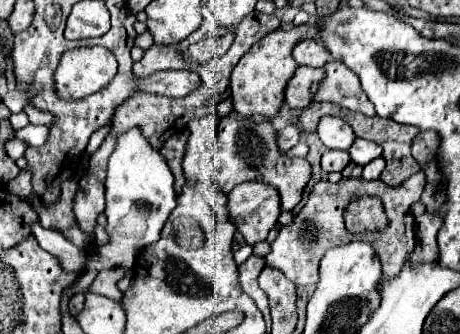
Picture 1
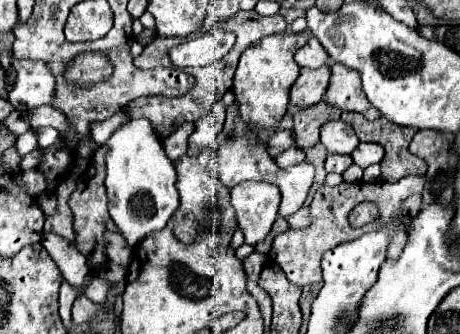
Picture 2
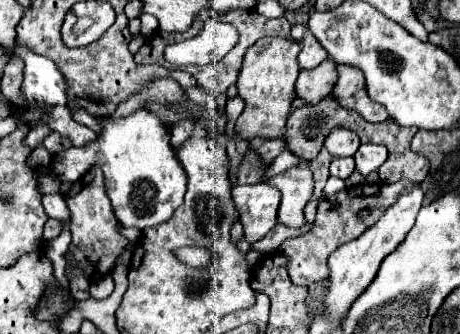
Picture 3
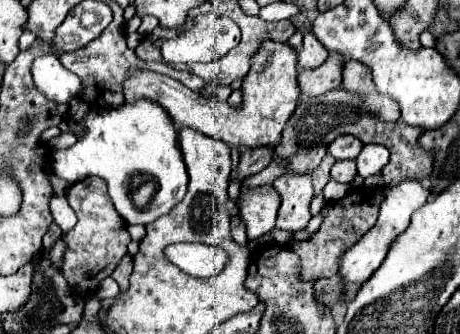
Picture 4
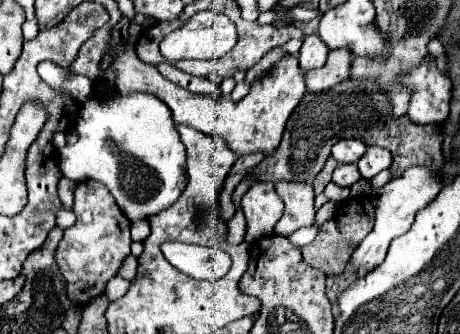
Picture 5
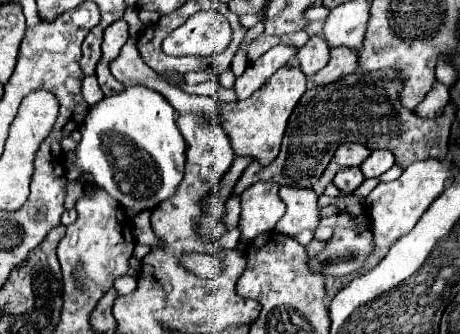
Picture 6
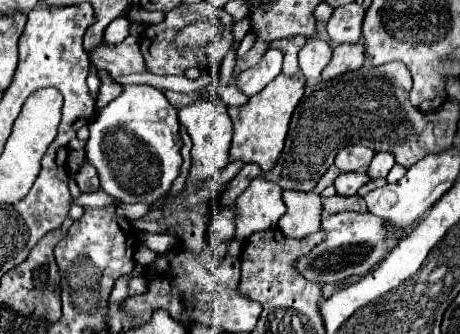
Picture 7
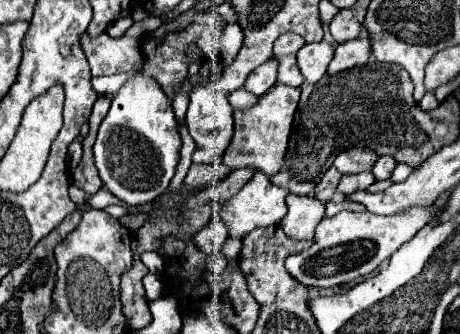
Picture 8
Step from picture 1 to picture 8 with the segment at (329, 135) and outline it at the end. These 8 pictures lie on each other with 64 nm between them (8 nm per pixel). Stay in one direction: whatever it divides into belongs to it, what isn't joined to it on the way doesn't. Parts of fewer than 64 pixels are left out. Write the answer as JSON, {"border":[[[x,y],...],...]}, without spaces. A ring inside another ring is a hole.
{"border":[[[350,148],[336,156],[334,166],[340,174],[360,174],[366,170],[372,170],[372,164],[376,164],[378,154],[370,148]]]}

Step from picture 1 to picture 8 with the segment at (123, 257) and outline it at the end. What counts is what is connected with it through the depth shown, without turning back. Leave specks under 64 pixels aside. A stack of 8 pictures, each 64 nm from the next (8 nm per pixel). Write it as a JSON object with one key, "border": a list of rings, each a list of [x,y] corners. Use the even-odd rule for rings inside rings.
{"border":[[[140,68],[114,94],[110,110],[98,128],[94,164],[108,190],[128,206],[156,200],[168,188],[180,162],[180,134],[172,104],[156,78]]]}

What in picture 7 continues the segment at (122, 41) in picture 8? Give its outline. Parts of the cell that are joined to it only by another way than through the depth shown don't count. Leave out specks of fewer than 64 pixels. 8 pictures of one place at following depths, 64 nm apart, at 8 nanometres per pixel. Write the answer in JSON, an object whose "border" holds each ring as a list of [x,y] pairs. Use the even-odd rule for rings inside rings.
{"border":[[[128,36],[120,44],[102,42],[100,48],[88,52],[96,70],[106,70],[110,76],[122,76],[132,72],[146,72],[144,58],[140,54],[138,36]]]}

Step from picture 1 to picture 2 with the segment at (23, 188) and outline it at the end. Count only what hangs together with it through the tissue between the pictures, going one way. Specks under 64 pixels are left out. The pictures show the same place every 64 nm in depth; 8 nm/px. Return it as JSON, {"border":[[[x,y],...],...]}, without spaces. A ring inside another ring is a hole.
{"border":[[[30,170],[30,172],[22,172],[22,182],[26,186],[26,190],[32,196],[40,196],[46,192],[48,184],[46,184],[46,176],[40,170]]]}

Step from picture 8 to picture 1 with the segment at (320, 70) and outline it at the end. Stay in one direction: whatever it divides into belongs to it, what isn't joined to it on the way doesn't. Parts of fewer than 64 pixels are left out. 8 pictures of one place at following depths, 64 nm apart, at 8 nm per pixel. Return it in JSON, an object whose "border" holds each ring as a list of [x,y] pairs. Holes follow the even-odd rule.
{"border":[[[304,40],[300,42],[294,52],[292,52],[296,64],[300,66],[312,66],[312,68],[320,68],[328,62],[328,50],[316,42],[316,40]]]}

